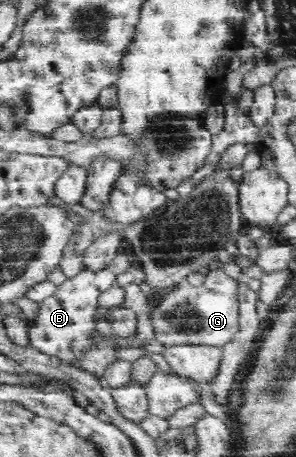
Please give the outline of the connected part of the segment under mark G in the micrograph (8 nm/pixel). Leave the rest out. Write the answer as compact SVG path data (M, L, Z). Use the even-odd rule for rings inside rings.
M215 269L210 271L200 285L191 285L187 282L183 282L175 285L175 288L167 289L158 296L158 300L154 301L150 308L150 318L153 328L155 329L155 340L161 343L165 347L176 347L183 345L205 345L208 347L222 347L225 344L231 343L233 336L239 332L239 302L237 297L237 281L231 276L227 275L221 269ZM189 298L195 298L195 302L189 302L189 304L195 304L199 310L197 310L197 316L183 316L183 302L189 300Z

